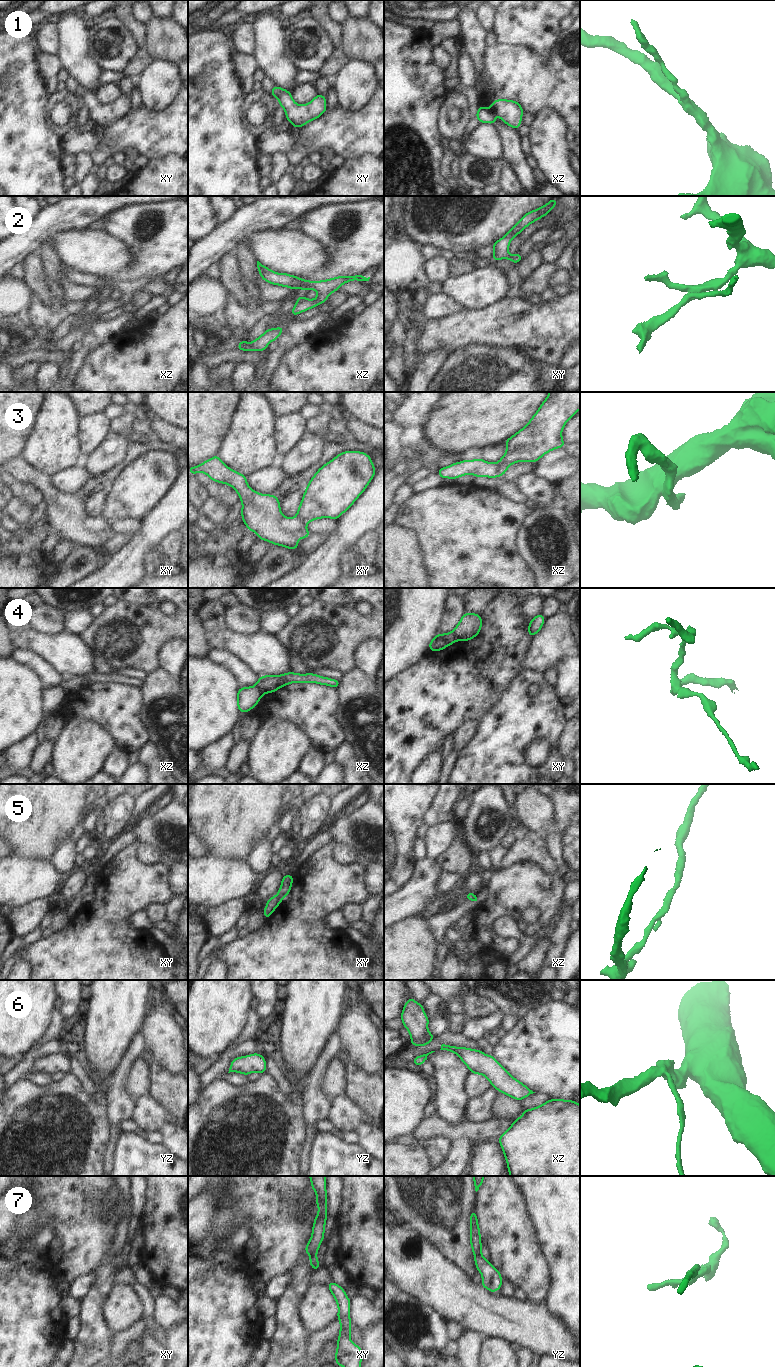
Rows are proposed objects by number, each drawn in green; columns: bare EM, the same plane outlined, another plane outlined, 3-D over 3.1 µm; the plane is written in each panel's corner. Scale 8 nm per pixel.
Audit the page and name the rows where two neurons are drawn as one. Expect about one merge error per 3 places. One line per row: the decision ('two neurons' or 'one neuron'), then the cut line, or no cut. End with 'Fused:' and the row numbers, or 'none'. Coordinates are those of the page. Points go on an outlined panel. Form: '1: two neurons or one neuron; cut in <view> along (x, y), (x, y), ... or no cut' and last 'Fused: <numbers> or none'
1: one neuron; no cut
2: one neuron; no cut
3: two neurons; cut in xz along (496, 463), (500, 475)
4: two neurons; cut in xy along (452, 631), (455, 640)
5: one neuron; no cut
6: one neuron; no cut
7: one neuron; no cut
Fused: 3, 4

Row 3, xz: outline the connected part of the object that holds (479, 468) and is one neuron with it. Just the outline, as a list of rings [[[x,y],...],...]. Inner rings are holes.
[[[481,458],[456,462],[447,467],[439,469],[437,474],[442,479],[451,478],[453,480],[468,474],[472,474],[475,477],[489,478],[497,478],[500,476],[497,463],[486,462]]]

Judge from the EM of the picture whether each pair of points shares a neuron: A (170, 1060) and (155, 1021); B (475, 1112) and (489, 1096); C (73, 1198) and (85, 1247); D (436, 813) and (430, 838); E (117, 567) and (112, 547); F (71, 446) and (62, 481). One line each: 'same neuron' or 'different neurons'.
A: same neuron
B: same neuron
C: same neuron
D: different neurons
E: different neurons
F: different neurons

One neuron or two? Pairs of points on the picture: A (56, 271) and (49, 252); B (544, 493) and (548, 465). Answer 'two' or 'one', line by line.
A: one
B: two

